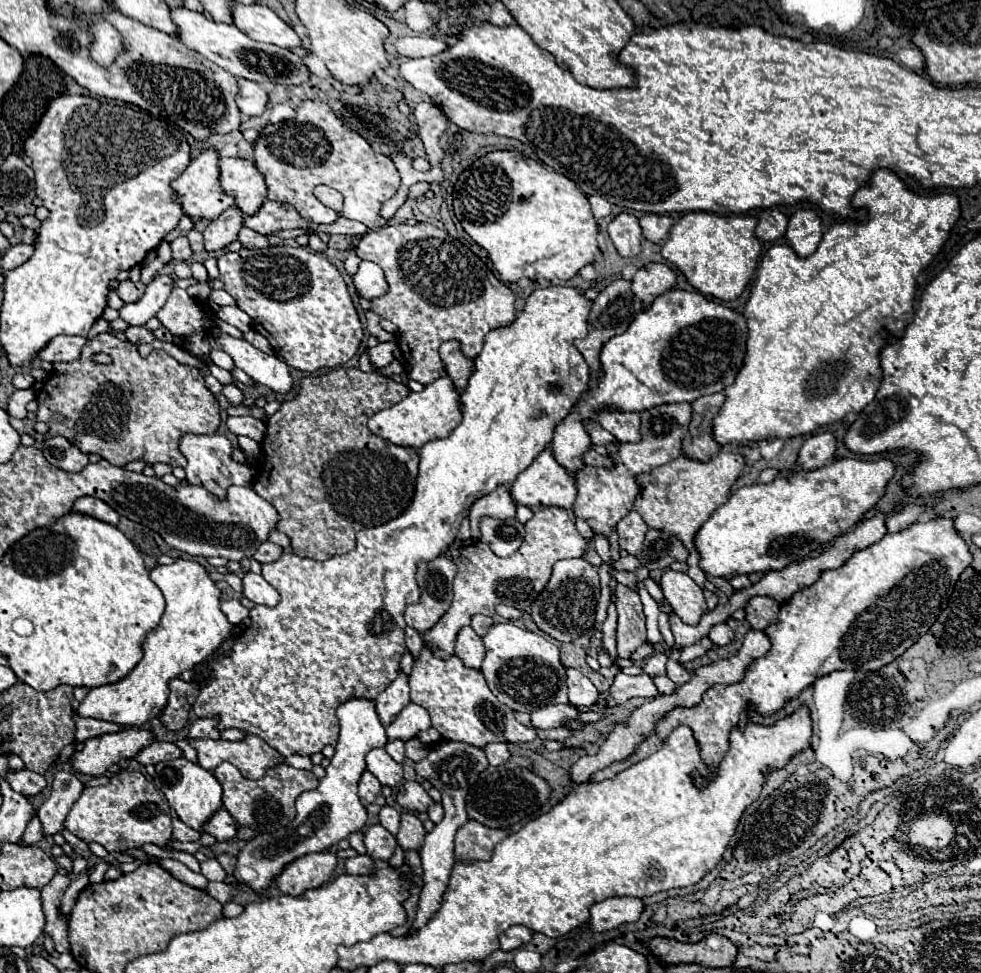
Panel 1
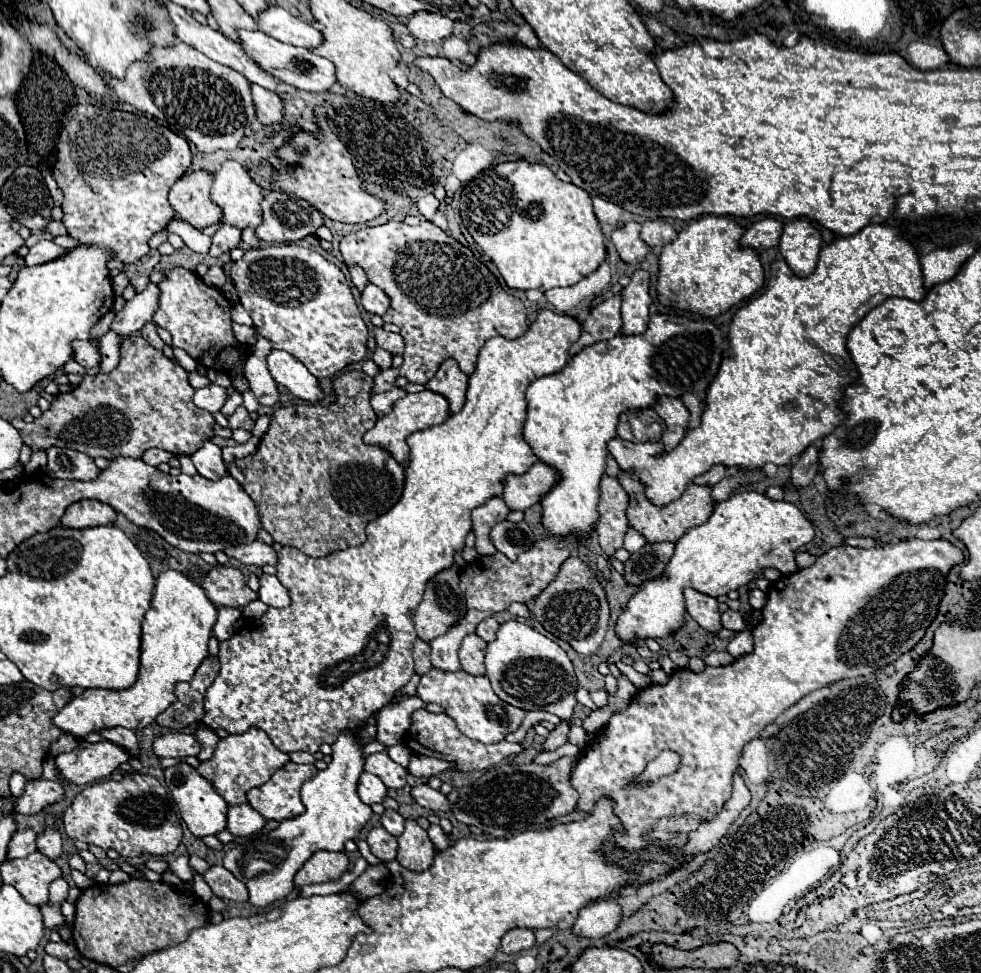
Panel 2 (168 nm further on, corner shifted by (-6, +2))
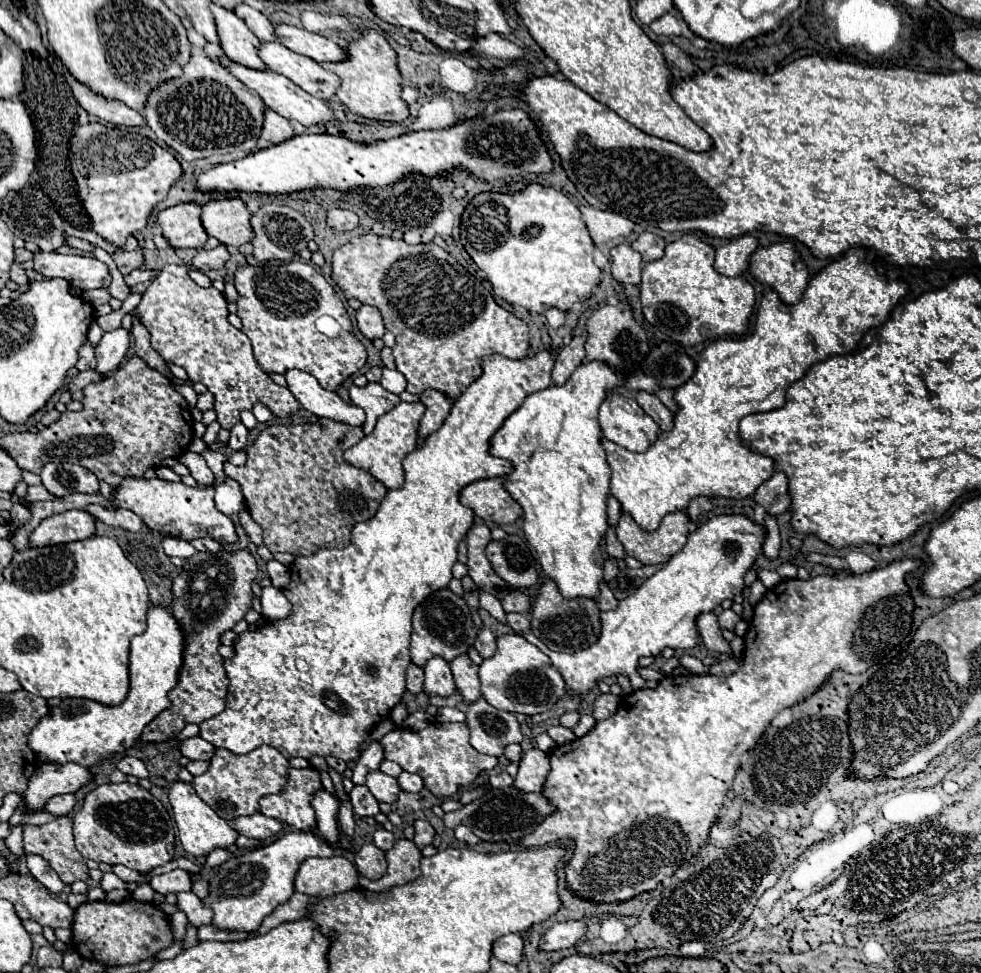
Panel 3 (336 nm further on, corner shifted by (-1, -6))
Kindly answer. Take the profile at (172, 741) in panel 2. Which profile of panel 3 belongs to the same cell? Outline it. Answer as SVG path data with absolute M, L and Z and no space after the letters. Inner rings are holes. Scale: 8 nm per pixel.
M188 738L184 740L184 744L180 746L182 756L186 756L188 760L210 760L214 756L214 746L202 738Z

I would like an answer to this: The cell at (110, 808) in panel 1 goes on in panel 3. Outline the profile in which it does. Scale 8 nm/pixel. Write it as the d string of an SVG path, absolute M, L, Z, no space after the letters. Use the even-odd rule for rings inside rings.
M102 784L94 788L78 812L74 812L76 850L84 858L106 864L124 864L138 872L150 872L164 866L174 856L174 826L160 804L148 790L138 784Z

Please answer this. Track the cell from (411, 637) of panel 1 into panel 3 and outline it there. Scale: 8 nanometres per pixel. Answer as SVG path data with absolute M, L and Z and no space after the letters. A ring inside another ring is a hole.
M410 664L406 670L408 692L422 692L422 684L424 684L424 670L416 664Z

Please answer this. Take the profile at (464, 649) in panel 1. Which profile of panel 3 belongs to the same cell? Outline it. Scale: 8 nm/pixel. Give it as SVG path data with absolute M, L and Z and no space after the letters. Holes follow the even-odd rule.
M460 654L450 662L456 688L462 692L466 702L474 702L480 698L480 680L478 680L478 666L468 658L468 654Z

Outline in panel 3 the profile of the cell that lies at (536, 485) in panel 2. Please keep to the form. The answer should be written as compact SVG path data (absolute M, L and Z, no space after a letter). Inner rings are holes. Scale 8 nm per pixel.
M488 478L468 484L460 492L460 500L486 522L512 524L522 516L520 504L506 490L506 478Z

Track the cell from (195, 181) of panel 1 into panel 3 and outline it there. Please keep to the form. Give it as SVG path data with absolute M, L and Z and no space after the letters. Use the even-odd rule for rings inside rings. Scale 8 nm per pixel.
M182 202L158 212L158 224L170 246L178 248L202 248L208 234L200 220L200 204Z

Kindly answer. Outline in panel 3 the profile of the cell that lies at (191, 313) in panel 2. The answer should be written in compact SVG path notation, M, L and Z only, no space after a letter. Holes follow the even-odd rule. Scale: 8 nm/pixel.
M164 266L130 314L136 314L148 328L152 348L164 360L182 366L192 382L202 382L214 394L216 420L224 430L232 430L240 422L240 410L252 410L254 402L266 404L278 418L286 418L300 408L288 388L274 384L258 368L248 336L228 322L224 294L194 284L186 266Z

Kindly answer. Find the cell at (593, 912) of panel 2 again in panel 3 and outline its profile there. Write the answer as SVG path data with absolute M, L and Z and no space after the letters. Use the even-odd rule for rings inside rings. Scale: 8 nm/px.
M568 920L568 922L554 924L540 940L540 950L552 952L562 948L572 948L576 946L578 940L586 936L586 930L588 930L588 924L584 920Z

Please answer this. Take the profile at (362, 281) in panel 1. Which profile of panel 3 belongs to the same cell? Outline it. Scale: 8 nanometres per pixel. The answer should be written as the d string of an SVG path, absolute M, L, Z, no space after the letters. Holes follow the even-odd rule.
M368 304L360 306L360 308L356 310L356 322L358 322L360 332L362 332L366 338L370 338L370 340L380 338L380 336L386 332L384 320L382 320L378 308L374 308L374 306L368 306Z

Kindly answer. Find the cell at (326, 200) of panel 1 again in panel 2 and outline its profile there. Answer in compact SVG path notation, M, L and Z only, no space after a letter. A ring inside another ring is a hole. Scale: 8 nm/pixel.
M269 192L263 202L263 224L255 230L259 240L269 244L289 244L315 234L323 224L321 212L307 204L303 198Z

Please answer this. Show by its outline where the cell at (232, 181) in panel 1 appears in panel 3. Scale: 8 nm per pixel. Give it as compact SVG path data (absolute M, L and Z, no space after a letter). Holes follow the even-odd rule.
M238 196L210 200L202 206L202 224L208 236L214 236L226 246L252 242L254 230L250 226L250 218L252 214Z

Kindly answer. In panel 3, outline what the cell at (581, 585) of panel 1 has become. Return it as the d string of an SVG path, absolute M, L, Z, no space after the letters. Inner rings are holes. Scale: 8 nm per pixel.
M544 580L540 594L532 606L532 632L550 650L574 654L578 650L590 648L600 636L600 608L592 598L572 598L566 600L554 580Z

